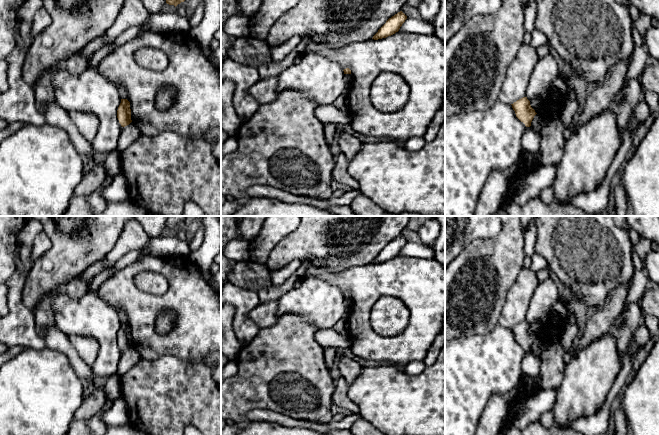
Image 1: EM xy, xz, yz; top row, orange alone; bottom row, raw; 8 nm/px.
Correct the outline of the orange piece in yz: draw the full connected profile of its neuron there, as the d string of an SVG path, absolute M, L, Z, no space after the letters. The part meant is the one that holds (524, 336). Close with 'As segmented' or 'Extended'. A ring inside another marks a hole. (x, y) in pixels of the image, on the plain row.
M523 321L511 329L515 335L516 341L523 346L526 351L530 351L531 346L537 337L531 331L530 325L527 323L527 321Z. As segmented

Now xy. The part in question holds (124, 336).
M121 323L121 327L117 334L117 342L122 351L125 351L132 346L130 326L127 323Z. As segmented

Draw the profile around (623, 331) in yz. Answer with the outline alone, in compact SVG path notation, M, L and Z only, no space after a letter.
M633 302L622 312L624 321L616 318L609 329L609 333L617 340L617 347L620 353L627 351L631 338L636 330L643 324L644 314L641 311L640 303Z

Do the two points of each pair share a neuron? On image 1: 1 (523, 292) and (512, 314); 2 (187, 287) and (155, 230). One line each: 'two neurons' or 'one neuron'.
1: one neuron
2: two neurons

